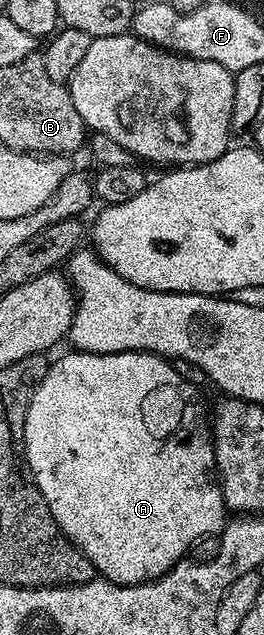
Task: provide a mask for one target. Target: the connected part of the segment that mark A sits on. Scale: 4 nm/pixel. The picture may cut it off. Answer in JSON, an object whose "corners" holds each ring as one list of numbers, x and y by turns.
{"corners":[[124,350,118,354,82,354,80,352,68,352,57,363,49,366,47,376,37,385,37,391,33,393,31,404,27,408,27,416,25,417,25,458,29,462,29,471,33,473,33,479,37,482,39,492,43,492,43,500,47,500,47,508,51,508,51,516,55,516,55,524,59,524,59,528,70,540,76,544,82,552,87,556,87,560,91,560,91,564,96,568,98,575,107,579,108,582,114,582,120,586,134,586,135,584,143,584,155,580,159,576,163,576,177,562,182,561,192,551,195,543,200,538,220,535,225,529,227,521,227,507,225,497,221,491,221,483,217,477,215,469,215,452,213,451,213,431,211,429,211,410,205,407,205,402,201,399,201,394,197,391,197,386,193,382,188,382,179,371,176,370,174,363,168,358,162,358,160,354,146,354,143,350]]}

